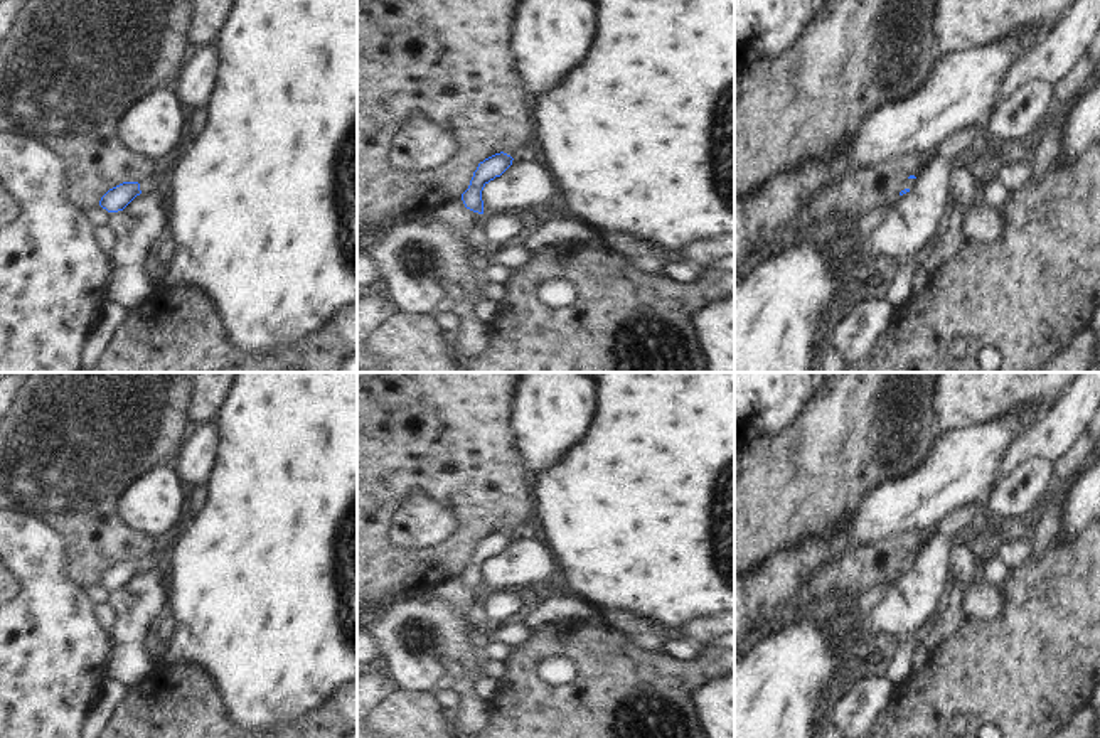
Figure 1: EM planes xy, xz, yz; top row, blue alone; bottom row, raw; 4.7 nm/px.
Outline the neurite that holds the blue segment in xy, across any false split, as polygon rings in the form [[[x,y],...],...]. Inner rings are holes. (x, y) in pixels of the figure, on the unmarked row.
[[[153,558],[143,559],[123,559],[113,566],[109,566],[99,578],[99,583],[108,590],[123,588],[136,573],[150,571],[157,568]]]

